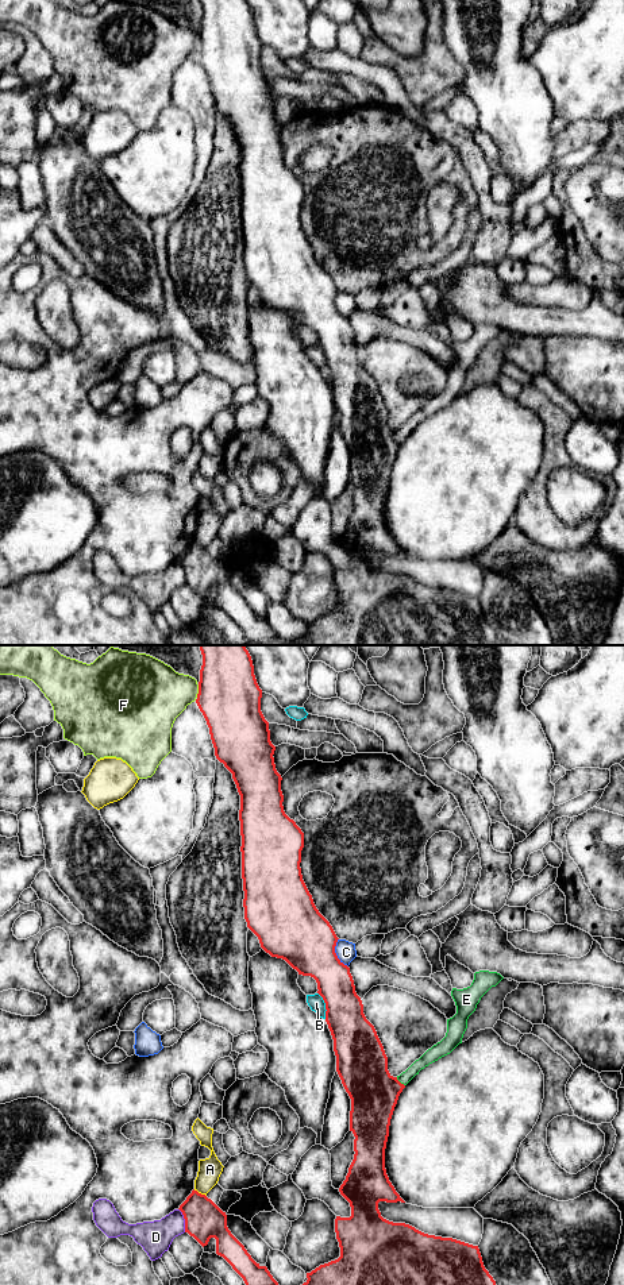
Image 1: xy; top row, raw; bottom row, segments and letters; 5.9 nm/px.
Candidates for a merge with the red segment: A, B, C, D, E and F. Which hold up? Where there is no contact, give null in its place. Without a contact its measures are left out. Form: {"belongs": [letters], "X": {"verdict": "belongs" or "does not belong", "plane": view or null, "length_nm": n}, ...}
{"belongs": ["E"], "A": {"verdict": "does not belong", "plane": "xy", "length_nm": 90}, "B": {"verdict": "does not belong", "plane": "xy", "length_nm": 170}, "C": {"verdict": "does not belong", "plane": "xy", "length_nm": 190}, "D": {"verdict": "does not belong", "plane": "xy", "length_nm": 150}, "E": {"verdict": "belongs", "plane": "xy", "length_nm": 80}, "F": {"verdict": "does not belong", "plane": "xy", "length_nm": 80}}

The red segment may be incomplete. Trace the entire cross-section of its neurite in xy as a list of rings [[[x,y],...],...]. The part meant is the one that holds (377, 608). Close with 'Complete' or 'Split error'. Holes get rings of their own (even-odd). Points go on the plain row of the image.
[[[200,0],[203,18],[200,22],[199,46],[196,55],[209,80],[216,111],[232,126],[240,147],[240,188],[242,188],[242,231],[243,259],[247,279],[258,289],[261,300],[271,309],[285,312],[303,328],[311,328],[317,335],[317,346],[326,355],[326,374],[334,391],[336,408],[336,424],[351,451],[350,483],[354,486],[354,512],[348,520],[346,532],[339,540],[340,547],[350,555],[351,568],[335,571],[335,584],[340,599],[340,609],[320,617],[307,625],[307,633],[288,645],[493,645],[496,633],[485,621],[478,598],[473,598],[452,590],[442,590],[424,586],[405,575],[393,575],[381,568],[380,553],[405,555],[389,533],[385,521],[385,501],[389,489],[390,471],[398,448],[405,437],[421,421],[439,410],[450,406],[459,395],[467,381],[467,371],[475,363],[481,350],[496,339],[504,329],[497,324],[479,323],[474,325],[470,339],[452,340],[451,348],[457,358],[457,366],[447,371],[446,389],[428,401],[405,424],[393,429],[388,422],[388,409],[377,387],[374,378],[363,366],[363,356],[355,344],[350,320],[335,305],[338,289],[330,274],[316,261],[301,227],[301,202],[304,185],[284,163],[284,147],[281,143],[281,127],[276,121],[274,103],[270,93],[269,74],[261,63],[262,42],[259,40],[251,8],[246,0]]]. Split error

